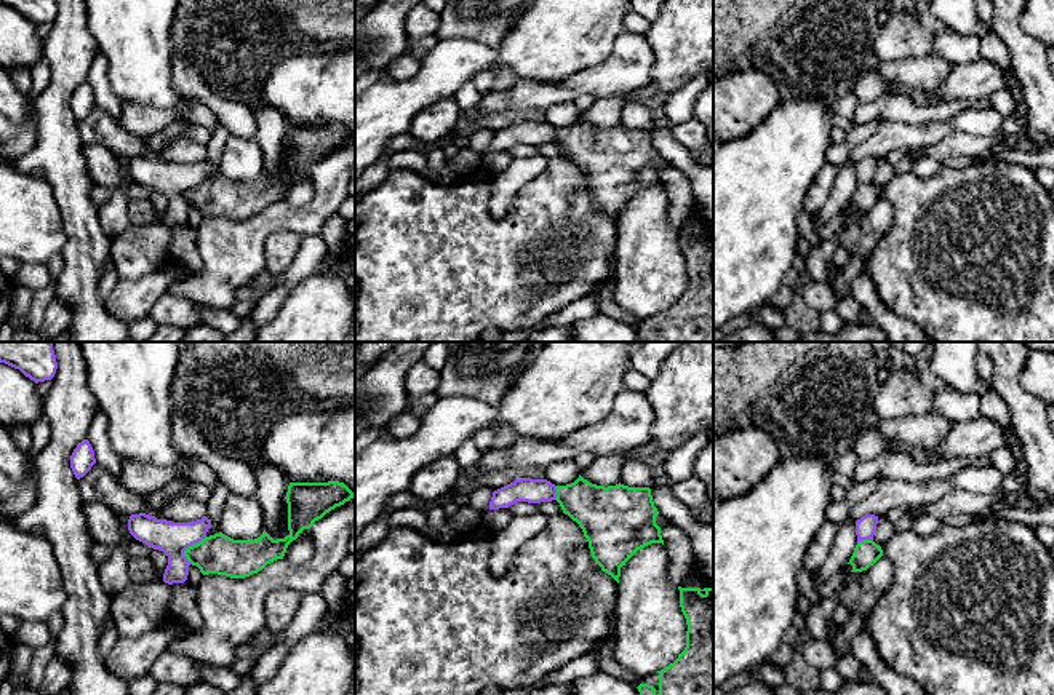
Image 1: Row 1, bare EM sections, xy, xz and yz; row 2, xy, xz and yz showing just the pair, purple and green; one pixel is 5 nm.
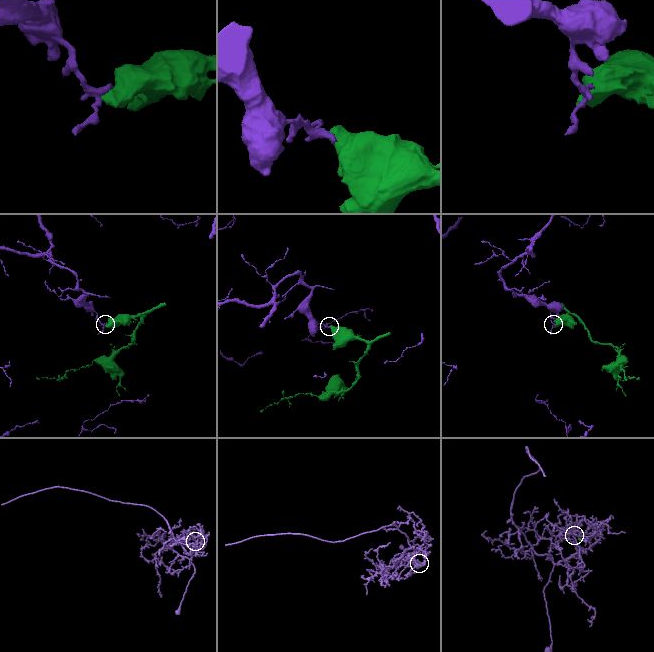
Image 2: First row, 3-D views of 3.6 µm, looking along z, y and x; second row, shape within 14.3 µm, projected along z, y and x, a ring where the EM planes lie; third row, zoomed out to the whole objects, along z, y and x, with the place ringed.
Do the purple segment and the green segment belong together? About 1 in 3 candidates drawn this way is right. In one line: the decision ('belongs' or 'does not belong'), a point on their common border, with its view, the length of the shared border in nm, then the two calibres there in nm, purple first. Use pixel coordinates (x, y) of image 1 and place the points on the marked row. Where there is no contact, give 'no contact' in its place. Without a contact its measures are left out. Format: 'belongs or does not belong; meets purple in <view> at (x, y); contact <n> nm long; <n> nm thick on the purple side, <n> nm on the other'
does not belong; meets purple in xy at (189, 545); contact 170 nm long; 170 nm thick on the purple side, 200 nm on the other

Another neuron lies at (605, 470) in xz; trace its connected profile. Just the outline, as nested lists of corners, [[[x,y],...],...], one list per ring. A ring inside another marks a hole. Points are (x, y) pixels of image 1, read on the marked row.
[[[625,451],[597,455],[595,462],[581,471],[581,476],[597,486],[616,486],[621,483],[621,470],[627,462],[627,455]]]

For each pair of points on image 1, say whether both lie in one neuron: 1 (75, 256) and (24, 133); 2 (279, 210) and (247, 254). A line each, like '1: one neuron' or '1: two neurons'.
1: two neurons
2: one neuron

